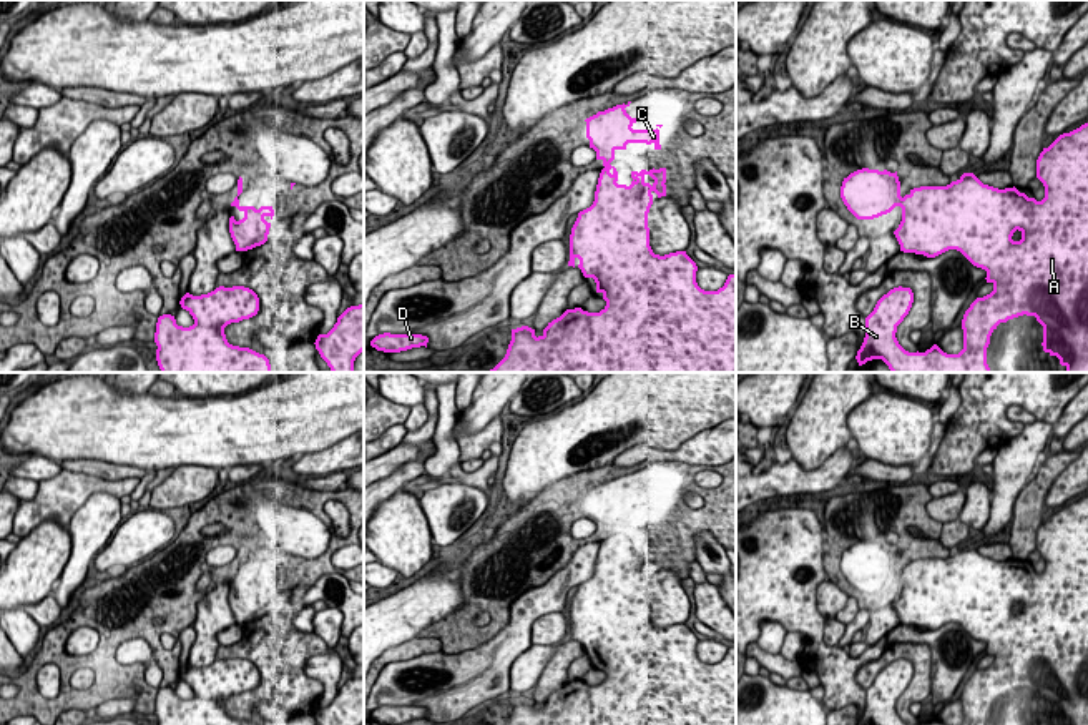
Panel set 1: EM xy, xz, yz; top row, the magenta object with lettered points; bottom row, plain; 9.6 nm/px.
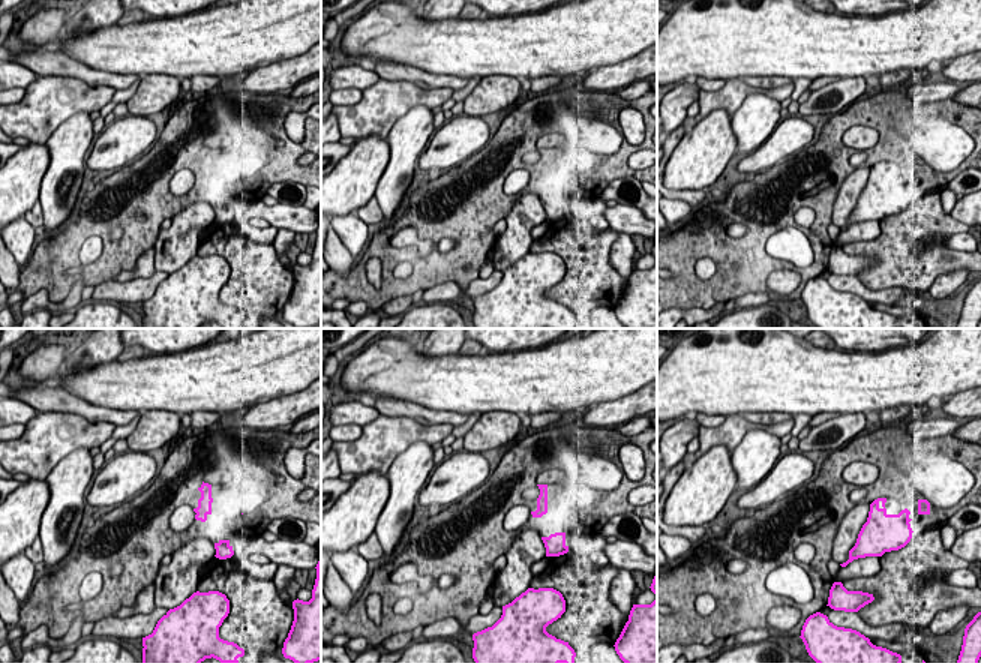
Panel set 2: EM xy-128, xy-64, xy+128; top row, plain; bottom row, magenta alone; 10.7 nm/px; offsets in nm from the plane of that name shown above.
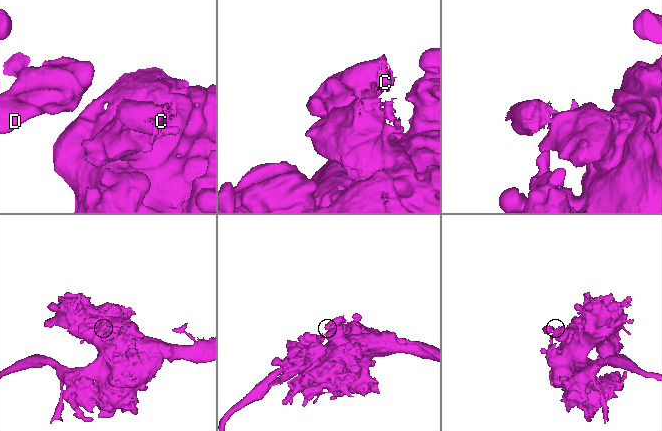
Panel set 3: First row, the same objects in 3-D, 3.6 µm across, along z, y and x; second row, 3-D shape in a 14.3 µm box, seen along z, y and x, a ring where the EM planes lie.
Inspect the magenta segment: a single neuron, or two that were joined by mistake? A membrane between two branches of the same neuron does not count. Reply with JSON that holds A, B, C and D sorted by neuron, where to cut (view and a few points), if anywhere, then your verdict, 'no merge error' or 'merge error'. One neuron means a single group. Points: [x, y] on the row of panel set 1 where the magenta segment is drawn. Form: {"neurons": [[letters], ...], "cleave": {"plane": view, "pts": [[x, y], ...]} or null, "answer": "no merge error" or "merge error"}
{"neurons": [["A", "B", "D"], ["C"]], "cleave": {"plane": "yz", "pts": [[902, 198], [899, 205]]}, "answer": "merge error"}

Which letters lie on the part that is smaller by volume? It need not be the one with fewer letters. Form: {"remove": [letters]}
{"remove": ["C"]}

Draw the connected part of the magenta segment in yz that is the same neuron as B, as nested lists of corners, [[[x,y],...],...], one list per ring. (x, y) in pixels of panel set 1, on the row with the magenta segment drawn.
[[[1088,123],[1060,135],[1037,160],[1037,178],[1045,186],[1045,198],[1037,201],[1015,186],[998,190],[983,185],[973,173],[963,173],[947,186],[920,186],[910,190],[900,201],[902,221],[894,231],[900,251],[935,258],[948,249],[960,251],[973,266],[987,271],[993,291],[977,298],[962,319],[963,349],[947,354],[937,344],[925,353],[905,351],[897,338],[897,326],[909,314],[914,293],[910,288],[894,288],[884,294],[865,318],[865,338],[857,351],[859,366],[882,359],[892,372],[990,372],[987,348],[1000,323],[1018,316],[1035,316],[1043,326],[1043,351],[1056,356],[1066,372],[1088,372]]]

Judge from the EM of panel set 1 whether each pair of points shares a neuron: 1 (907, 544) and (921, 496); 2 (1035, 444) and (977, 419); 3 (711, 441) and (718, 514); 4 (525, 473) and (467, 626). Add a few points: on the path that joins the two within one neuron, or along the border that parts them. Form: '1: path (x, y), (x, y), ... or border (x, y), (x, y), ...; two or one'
1: path (904, 532), (904, 521), (911, 507); one
2: border (1024, 426), (1019, 434), (999, 448); two
3: border (678, 461), (701, 466); two
4: border (544, 489), (504, 514); two

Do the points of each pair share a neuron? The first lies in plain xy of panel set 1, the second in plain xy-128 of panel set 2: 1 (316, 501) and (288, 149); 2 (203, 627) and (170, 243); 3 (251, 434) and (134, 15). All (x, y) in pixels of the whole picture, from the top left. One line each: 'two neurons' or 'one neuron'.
1: one neuron
2: one neuron
3: two neurons

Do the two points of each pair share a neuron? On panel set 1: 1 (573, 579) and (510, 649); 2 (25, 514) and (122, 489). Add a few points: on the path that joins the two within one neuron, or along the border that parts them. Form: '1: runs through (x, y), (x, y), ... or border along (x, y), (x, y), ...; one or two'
1: runs through (553, 591), (519, 629); one
2: runs through (49, 503), (78, 486), (98, 486); one

